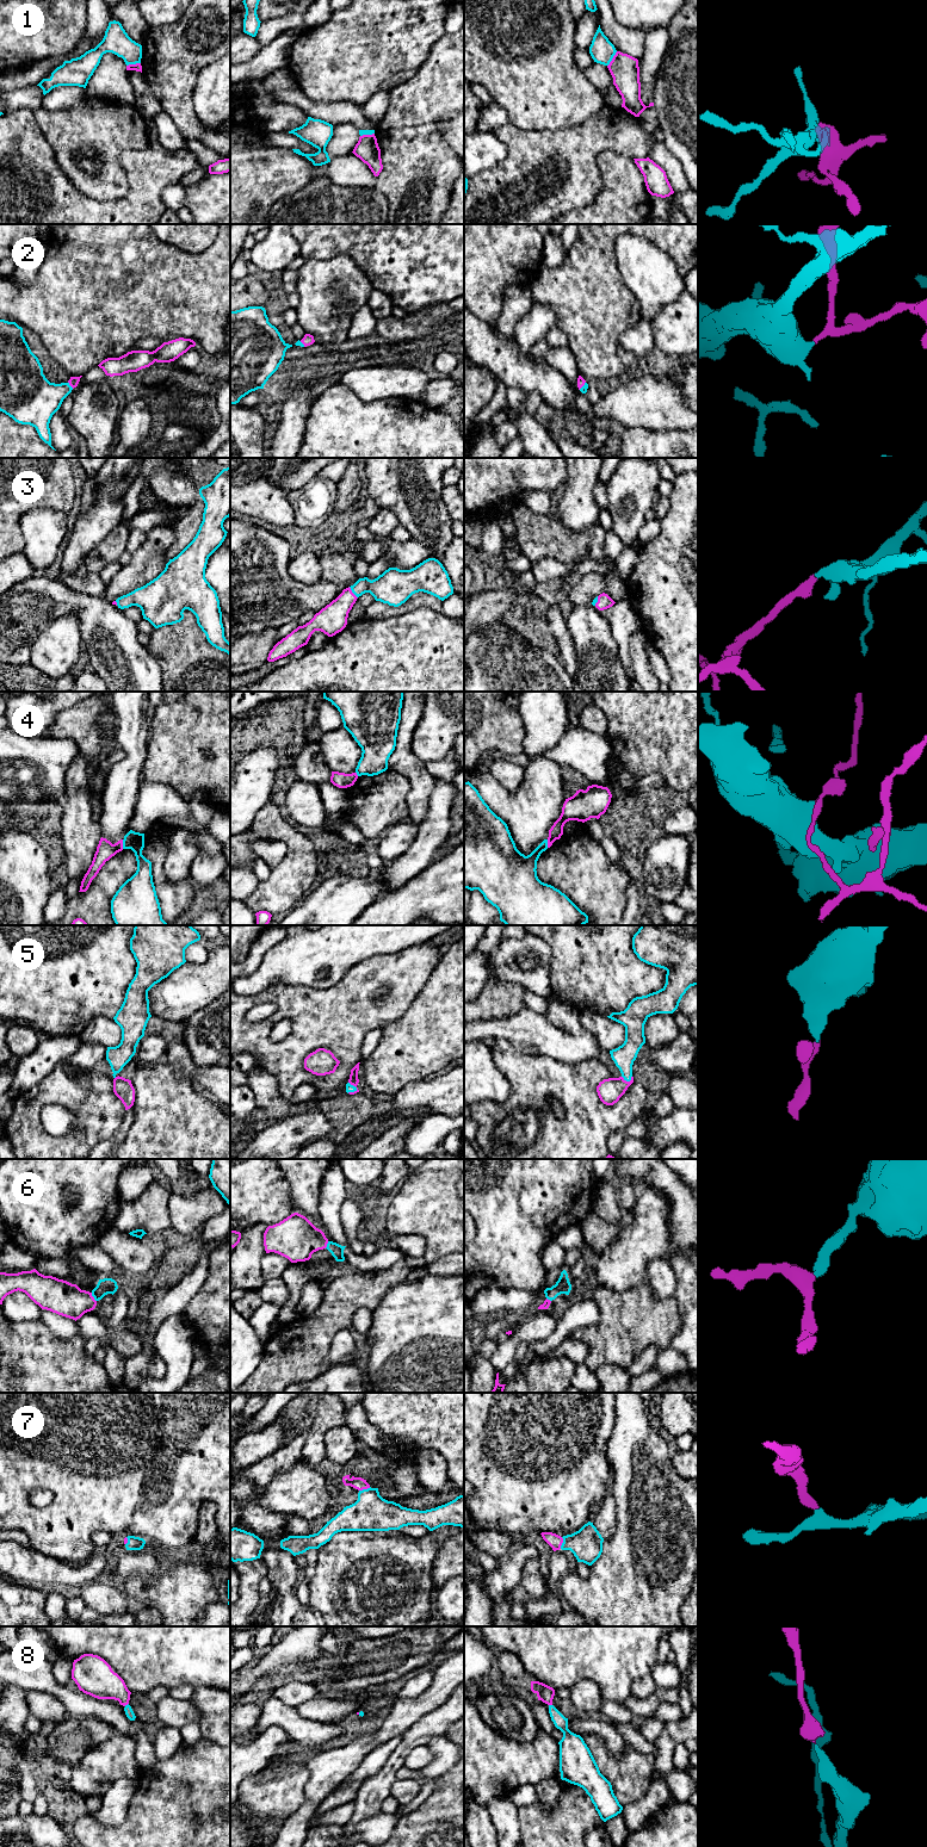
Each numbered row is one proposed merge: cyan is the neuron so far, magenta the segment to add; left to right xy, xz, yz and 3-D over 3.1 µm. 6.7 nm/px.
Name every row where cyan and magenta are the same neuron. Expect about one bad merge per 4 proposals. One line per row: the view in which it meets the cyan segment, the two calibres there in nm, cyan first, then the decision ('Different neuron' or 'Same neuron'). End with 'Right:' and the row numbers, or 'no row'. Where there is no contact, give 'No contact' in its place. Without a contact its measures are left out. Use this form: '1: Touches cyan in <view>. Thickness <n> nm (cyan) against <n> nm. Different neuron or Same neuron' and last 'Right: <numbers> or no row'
1: Touches cyan in yz. Thickness 160 nm (cyan) against 190 nm. Different neuron
2: Touches cyan in xy. Thickness 300 nm (cyan) against 70 nm. Same neuron
3: Touches cyan in xz. Thickness 220 nm (cyan) against 200 nm. Same neuron
4: Touches cyan in xy. Thickness 130 nm (cyan) against 120 nm. Different neuron
5: Touches cyan in yz. Thickness 150 nm (cyan) against 160 nm. Same neuron
6: Touches cyan in xy. Thickness 110 nm (cyan) against 220 nm. Same neuron
7: Touches cyan in yz. Thickness 220 nm (cyan) against 90 nm. Same neuron
8: Touches cyan in xy. Thickness 60 nm (cyan) against 220 nm. Same neuron
Right: 2, 3, 5, 6, 7, 8

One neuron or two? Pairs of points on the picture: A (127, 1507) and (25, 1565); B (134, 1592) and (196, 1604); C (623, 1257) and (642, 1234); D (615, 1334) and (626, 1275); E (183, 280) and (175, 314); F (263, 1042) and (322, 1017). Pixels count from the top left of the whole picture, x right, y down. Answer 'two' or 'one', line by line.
A: two
B: one
C: one
D: two
E: one
F: one

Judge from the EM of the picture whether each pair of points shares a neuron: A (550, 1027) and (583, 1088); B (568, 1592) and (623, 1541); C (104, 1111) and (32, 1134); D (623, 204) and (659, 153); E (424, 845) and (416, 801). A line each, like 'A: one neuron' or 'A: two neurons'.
A: two neurons
B: one neuron
C: one neuron
D: two neurons
E: two neurons

